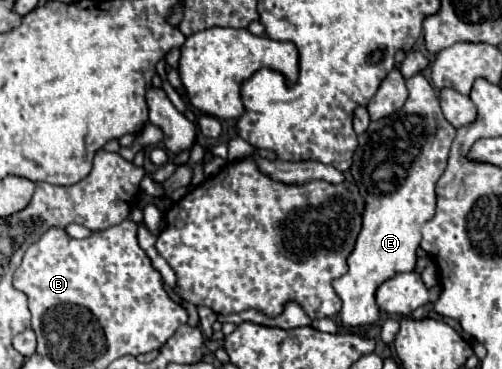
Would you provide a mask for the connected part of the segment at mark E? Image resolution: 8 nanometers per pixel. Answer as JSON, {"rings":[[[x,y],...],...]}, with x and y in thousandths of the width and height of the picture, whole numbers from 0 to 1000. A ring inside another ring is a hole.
{"rings":[[[843,201],[811,217],[815,266],[803,293],[763,325],[739,331],[715,369],[699,477],[727,542],[719,629],[691,699],[695,732],[663,759],[683,835],[687,883],[743,878],[755,862],[747,786],[771,753],[827,726],[827,683],[839,656],[839,612],[867,580],[867,499],[890,455],[906,347],[886,325],[875,266]],[[755,423],[763,428],[755,439]]]}

